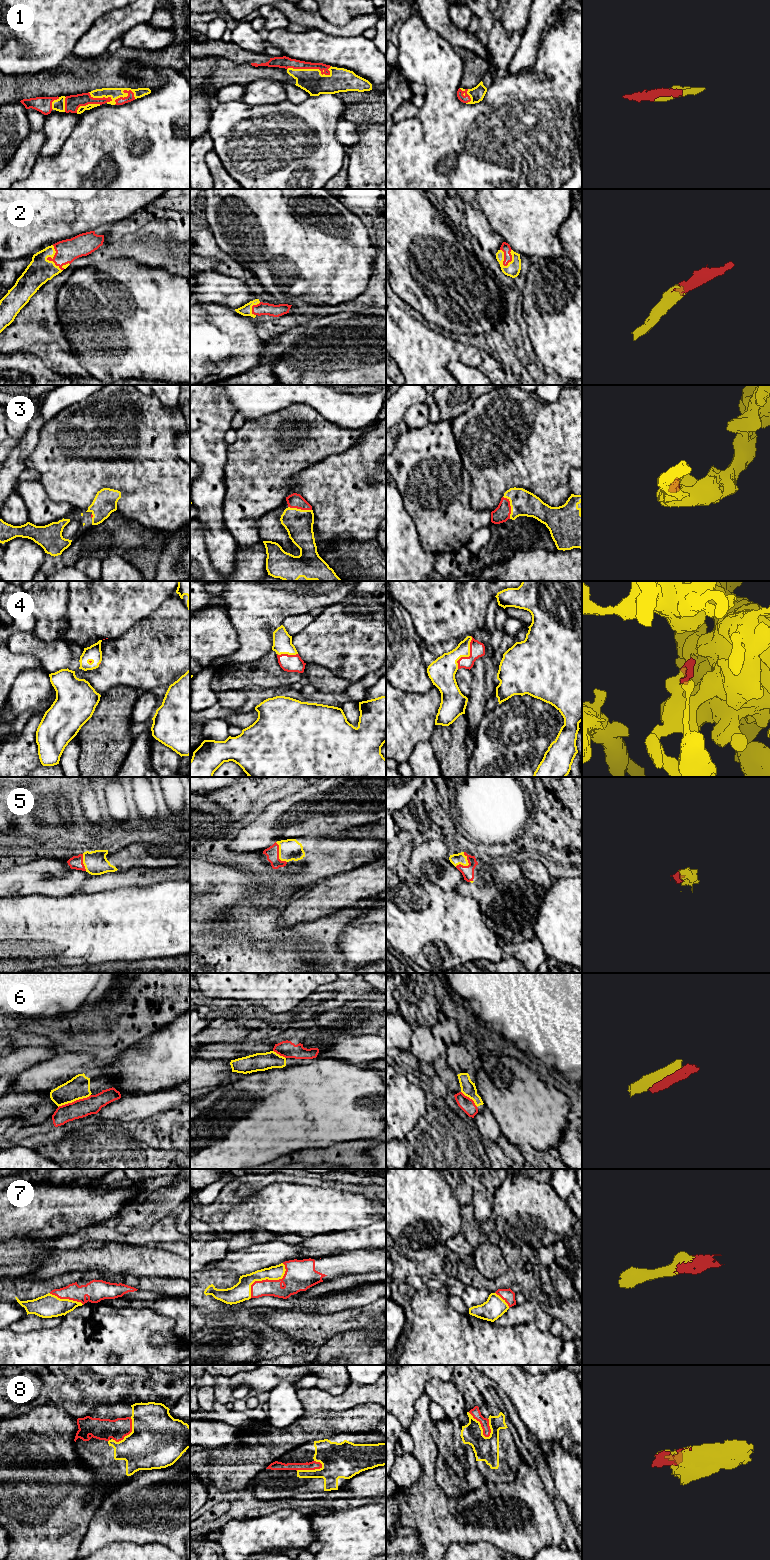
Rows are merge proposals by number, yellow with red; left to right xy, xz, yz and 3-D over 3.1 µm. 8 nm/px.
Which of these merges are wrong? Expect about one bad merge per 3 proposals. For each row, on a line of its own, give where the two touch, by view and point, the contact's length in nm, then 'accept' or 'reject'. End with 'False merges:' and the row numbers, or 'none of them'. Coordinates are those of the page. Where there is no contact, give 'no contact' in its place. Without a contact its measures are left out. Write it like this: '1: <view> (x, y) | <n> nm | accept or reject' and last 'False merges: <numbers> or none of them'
1: xz (311, 69) | 360 nm | accept
2: xy (52, 258) | 220 nm | accept
3: yz (511, 507) | 190 nm | accept
4: yz (469, 655) | 280 nm | accept
5: yz (467, 865) | 140 nm | accept
6: xy (74, 1100) | 280 nm | reject
7: xz (266, 1278) | 400 nm | accept
8: yz (480, 1425) | 260 nm | accept
False merges: 6

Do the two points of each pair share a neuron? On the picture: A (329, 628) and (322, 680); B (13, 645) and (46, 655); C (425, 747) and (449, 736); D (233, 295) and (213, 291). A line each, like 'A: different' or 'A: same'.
A: different
B: same
C: different
D: same

